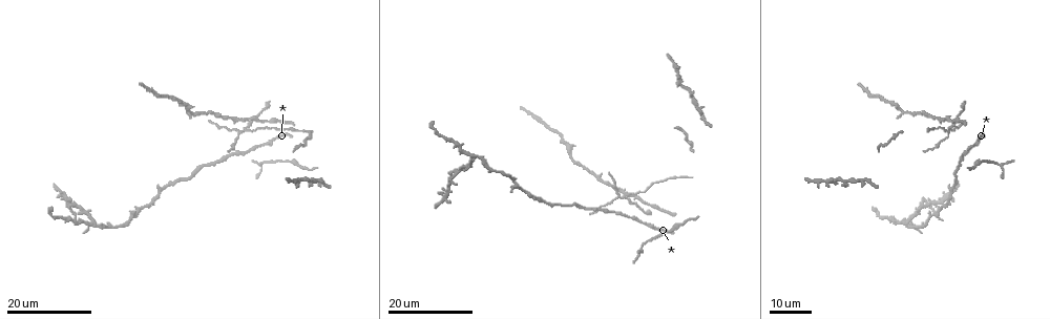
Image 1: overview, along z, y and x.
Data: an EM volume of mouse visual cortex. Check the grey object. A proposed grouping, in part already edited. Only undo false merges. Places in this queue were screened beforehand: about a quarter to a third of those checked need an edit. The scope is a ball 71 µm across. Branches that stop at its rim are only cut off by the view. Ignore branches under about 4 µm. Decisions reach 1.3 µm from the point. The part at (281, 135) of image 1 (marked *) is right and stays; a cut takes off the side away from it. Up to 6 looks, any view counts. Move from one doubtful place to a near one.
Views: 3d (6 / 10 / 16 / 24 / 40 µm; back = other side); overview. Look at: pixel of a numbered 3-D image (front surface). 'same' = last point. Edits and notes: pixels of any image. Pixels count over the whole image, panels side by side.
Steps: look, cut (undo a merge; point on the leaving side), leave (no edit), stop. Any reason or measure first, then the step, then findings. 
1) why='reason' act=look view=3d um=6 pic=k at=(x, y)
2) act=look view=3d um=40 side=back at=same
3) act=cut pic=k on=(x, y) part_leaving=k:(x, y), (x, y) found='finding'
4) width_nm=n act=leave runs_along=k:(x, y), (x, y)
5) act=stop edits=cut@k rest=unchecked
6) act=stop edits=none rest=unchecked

why='two arms in line, one across' act=look view=3d um=24 pic=1 at=(634, 204)

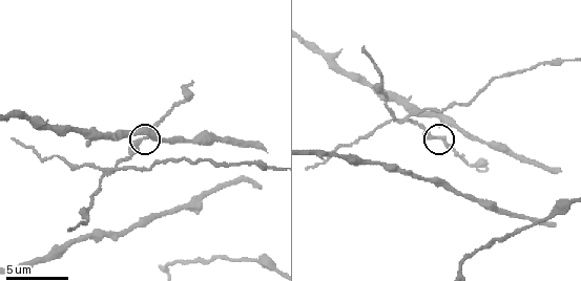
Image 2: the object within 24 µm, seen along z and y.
why='zoom in' act=look view=3d um=6 pic=2 at=(441, 139)

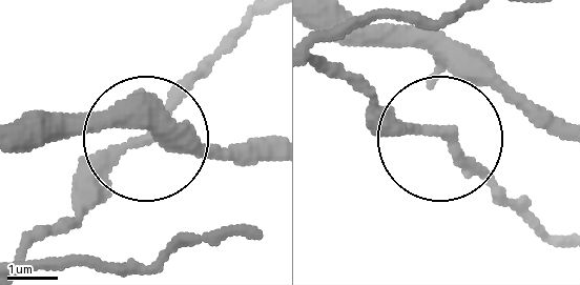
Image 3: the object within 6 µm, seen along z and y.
width_nm=160 act=leave found='continuous, no second neuron'

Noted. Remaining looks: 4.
why='three-way junction' act=look view=3d um=10 pic=2 at=(114, 170)

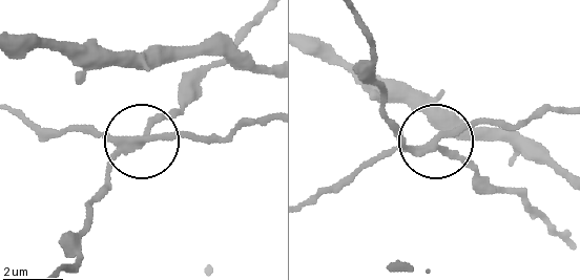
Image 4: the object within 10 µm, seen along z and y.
width_nm=200 act=cut pic=4 on=(171, 136) part_leaving=4:(133, 138), (222, 138), (267, 121) found='a second neuron is stuck on'

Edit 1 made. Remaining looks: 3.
act=stop edits=cut@4 rest=unchecked

